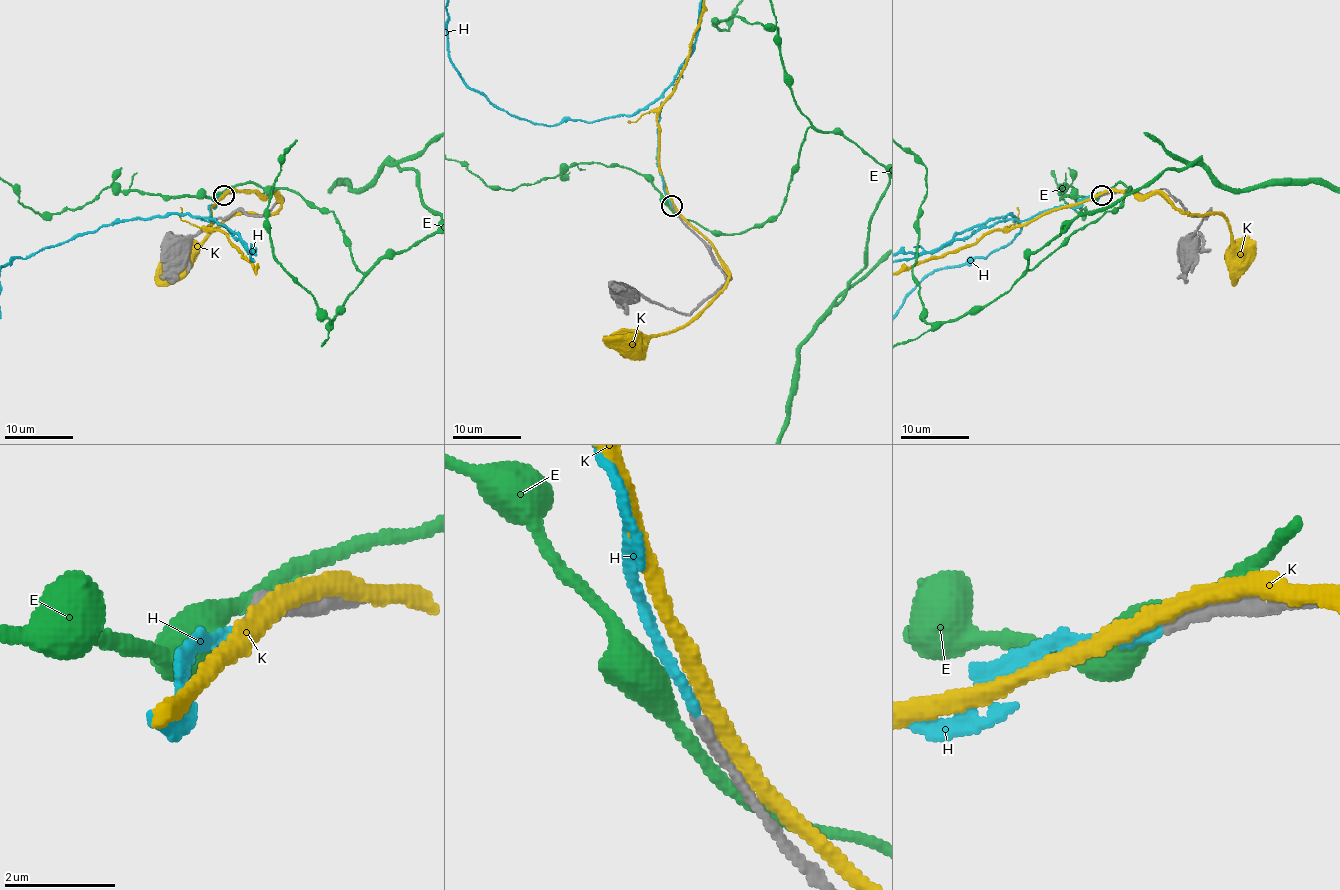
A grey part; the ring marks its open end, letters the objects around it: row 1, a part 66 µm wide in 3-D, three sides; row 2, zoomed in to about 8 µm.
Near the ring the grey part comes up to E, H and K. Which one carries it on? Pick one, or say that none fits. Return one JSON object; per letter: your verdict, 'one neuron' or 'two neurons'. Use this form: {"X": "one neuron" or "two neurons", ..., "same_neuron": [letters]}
{"E": "two neurons", "H": "one neuron", "K": "two neurons", "same_neuron": ["H"]}

